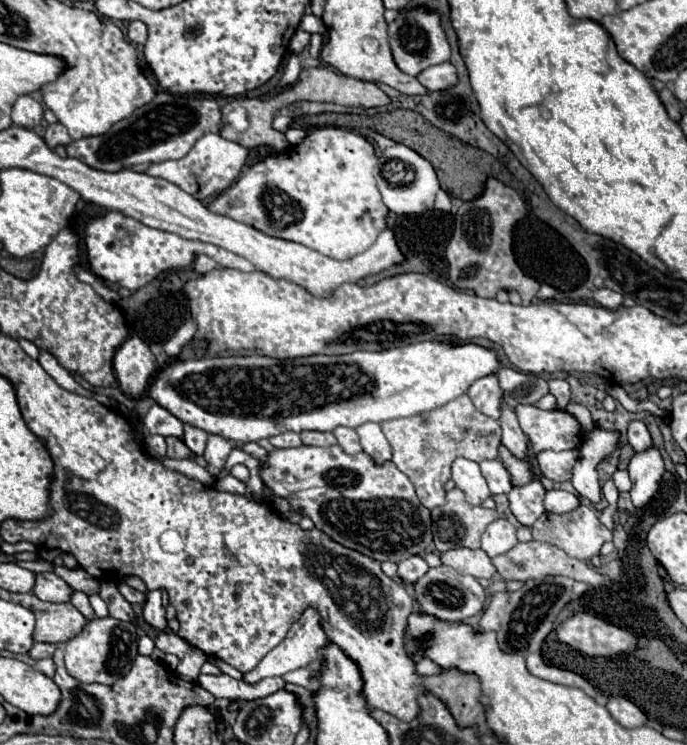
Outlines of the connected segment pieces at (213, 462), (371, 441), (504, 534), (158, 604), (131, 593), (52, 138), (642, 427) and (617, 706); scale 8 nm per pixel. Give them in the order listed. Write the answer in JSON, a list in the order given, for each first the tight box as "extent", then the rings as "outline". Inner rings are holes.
[{"extent":[203,435,233,475],"outline":[[[209,435],[207,449],[205,449],[205,455],[203,455],[205,461],[207,461],[209,473],[217,475],[223,469],[231,451],[233,451],[233,445],[231,445],[229,439],[225,439],[221,435]]]},{"extent":[357,423,393,465],"outline":[[[365,423],[361,427],[357,427],[357,433],[361,437],[361,447],[363,451],[373,457],[373,461],[377,465],[383,465],[387,461],[391,461],[393,457],[393,451],[391,451],[391,445],[389,441],[385,439],[383,431],[381,431],[381,425],[379,423]]]},{"extent":[479,519,517,557],"outline":[[[497,519],[493,521],[485,533],[481,535],[481,545],[479,549],[483,549],[489,557],[497,557],[507,553],[511,547],[517,545],[517,537],[515,537],[515,527],[507,521],[507,519]]]},{"extent":[143,591,167,631],"outline":[[[155,591],[147,593],[147,601],[143,605],[143,619],[147,625],[155,627],[157,631],[167,629],[167,619],[165,619],[165,607],[167,607],[167,593]]]},{"extent":[117,583,145,605],"outline":[[[119,583],[117,587],[119,587],[121,595],[123,595],[131,605],[135,605],[135,603],[139,603],[139,605],[141,605],[141,603],[145,601],[145,599],[143,599],[145,595],[143,595],[143,593],[139,593],[139,591],[135,591],[133,587],[129,587],[129,585],[125,585],[125,583]]]},{"extent":[45,121,71,149],"outline":[[[57,121],[57,123],[53,123],[53,125],[47,127],[47,131],[45,131],[45,141],[47,141],[47,145],[49,145],[51,149],[55,149],[57,145],[67,145],[67,141],[71,141],[71,137],[69,137],[67,129]]]},{"extent":[627,419,651,451],"outline":[[[639,419],[629,421],[627,441],[633,445],[635,451],[647,449],[647,445],[651,445],[651,435],[649,435],[649,431],[647,431],[647,425],[645,425],[643,421],[639,421]]]},{"extent":[607,697,647,729],"outline":[[[609,697],[609,701],[607,701],[607,711],[611,713],[611,717],[613,717],[617,723],[621,723],[621,725],[627,727],[627,729],[641,727],[641,725],[645,725],[645,721],[647,721],[645,713],[643,713],[635,703],[631,703],[631,701],[625,699],[625,697]]]}]

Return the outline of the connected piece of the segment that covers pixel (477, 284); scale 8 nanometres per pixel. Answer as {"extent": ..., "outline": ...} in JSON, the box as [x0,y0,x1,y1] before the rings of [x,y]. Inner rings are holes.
{"extent":[445,177,539,305],"outline":[[[489,177],[485,189],[473,201],[465,201],[455,213],[455,229],[445,249],[449,261],[449,279],[457,289],[469,289],[479,297],[495,297],[499,289],[515,289],[523,305],[531,305],[539,283],[525,275],[513,257],[513,227],[525,215],[525,201],[519,193],[495,177]],[[483,253],[483,255],[481,255]]]}

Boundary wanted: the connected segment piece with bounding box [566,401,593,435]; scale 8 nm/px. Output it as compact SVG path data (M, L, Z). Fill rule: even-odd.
M570 401L566 407L566 411L574 416L581 425L583 435L587 435L593 431L593 419L591 412L585 406Z

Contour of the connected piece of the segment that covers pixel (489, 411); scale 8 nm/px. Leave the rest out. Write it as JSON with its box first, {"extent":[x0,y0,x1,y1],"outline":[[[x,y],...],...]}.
{"extent":[467,373,505,419],"outline":[[[495,373],[477,379],[469,387],[467,395],[471,397],[471,401],[477,407],[477,411],[481,411],[483,415],[487,415],[491,419],[499,419],[501,417],[501,407],[505,405],[505,399],[503,399],[503,389],[501,389],[499,379],[497,379]]]}

